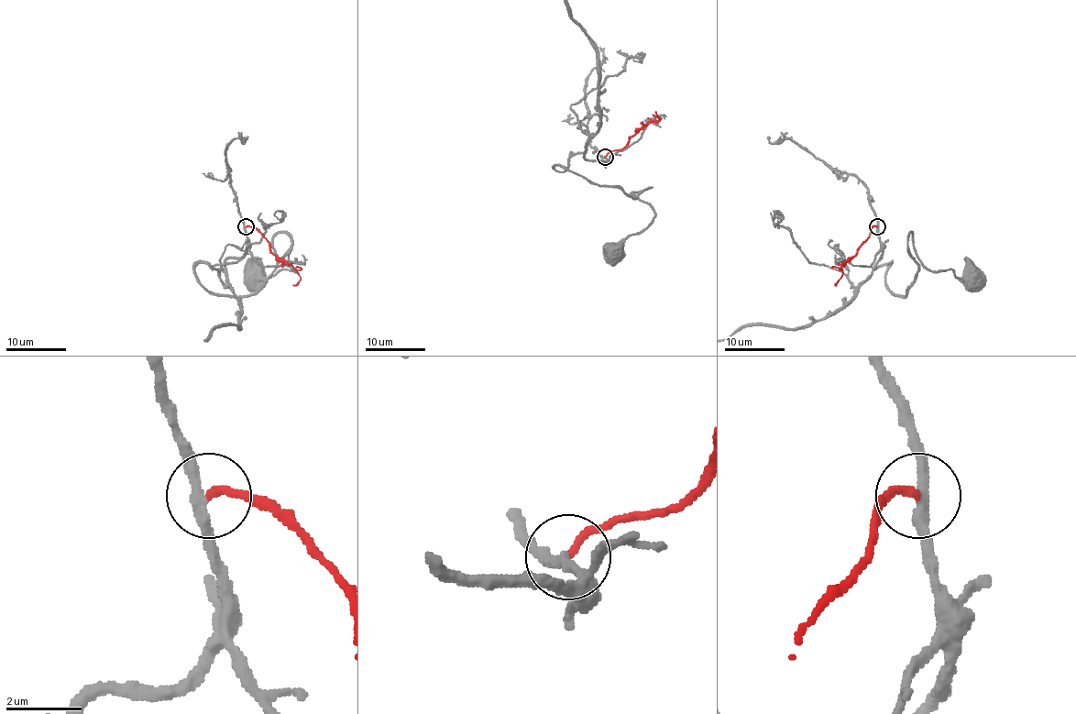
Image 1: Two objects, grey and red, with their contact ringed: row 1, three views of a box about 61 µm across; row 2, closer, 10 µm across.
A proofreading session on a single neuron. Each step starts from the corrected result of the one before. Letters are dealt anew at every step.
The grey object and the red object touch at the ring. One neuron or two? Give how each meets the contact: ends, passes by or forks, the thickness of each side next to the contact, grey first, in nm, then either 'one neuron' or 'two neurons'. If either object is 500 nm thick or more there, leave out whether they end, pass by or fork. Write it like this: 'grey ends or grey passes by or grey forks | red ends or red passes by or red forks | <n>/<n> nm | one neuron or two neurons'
grey passes by | red ends | 280/200 nm | two neurons

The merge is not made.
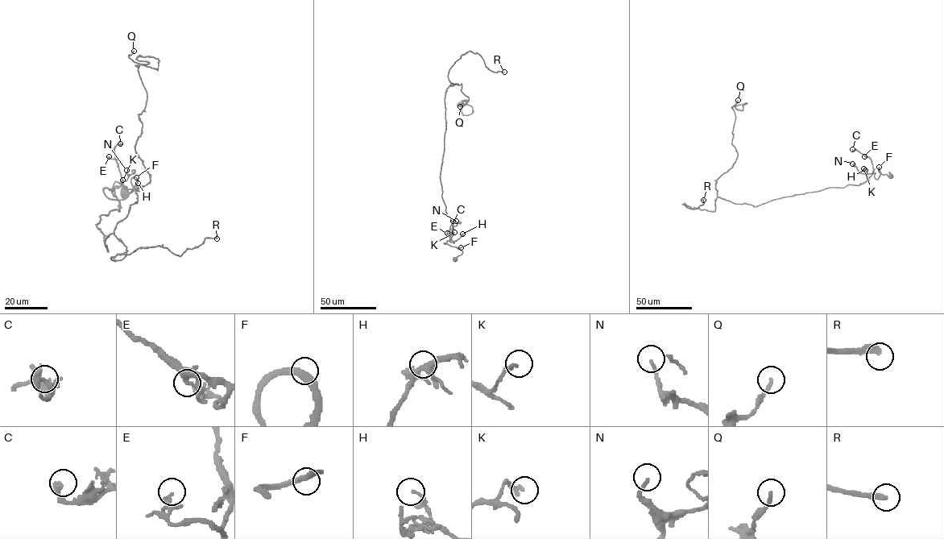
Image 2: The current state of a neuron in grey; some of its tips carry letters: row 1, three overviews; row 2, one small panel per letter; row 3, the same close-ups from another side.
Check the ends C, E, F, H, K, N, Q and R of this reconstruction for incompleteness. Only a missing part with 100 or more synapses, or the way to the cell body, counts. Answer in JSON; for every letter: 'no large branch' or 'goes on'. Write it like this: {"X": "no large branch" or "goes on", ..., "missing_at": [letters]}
{"C": "no large branch", "E": "no large branch", "F": "no large branch", "H": "no large branch", "K": "no large branch", "N": "no large branch", "Q": "no large branch", "R": "goes on", "missing_at": ["R"]}

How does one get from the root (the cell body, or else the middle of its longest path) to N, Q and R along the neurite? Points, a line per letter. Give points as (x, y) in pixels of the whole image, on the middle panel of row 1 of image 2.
N: (455, 259), (462, 251), (444, 243), (449, 240), (447, 232), (457, 225), (456, 221)
Q: (455, 259), (440, 177), (449, 85), (473, 112), (460, 106)
R: (455, 259), (440, 177), (449, 69), (471, 51), (504, 72)

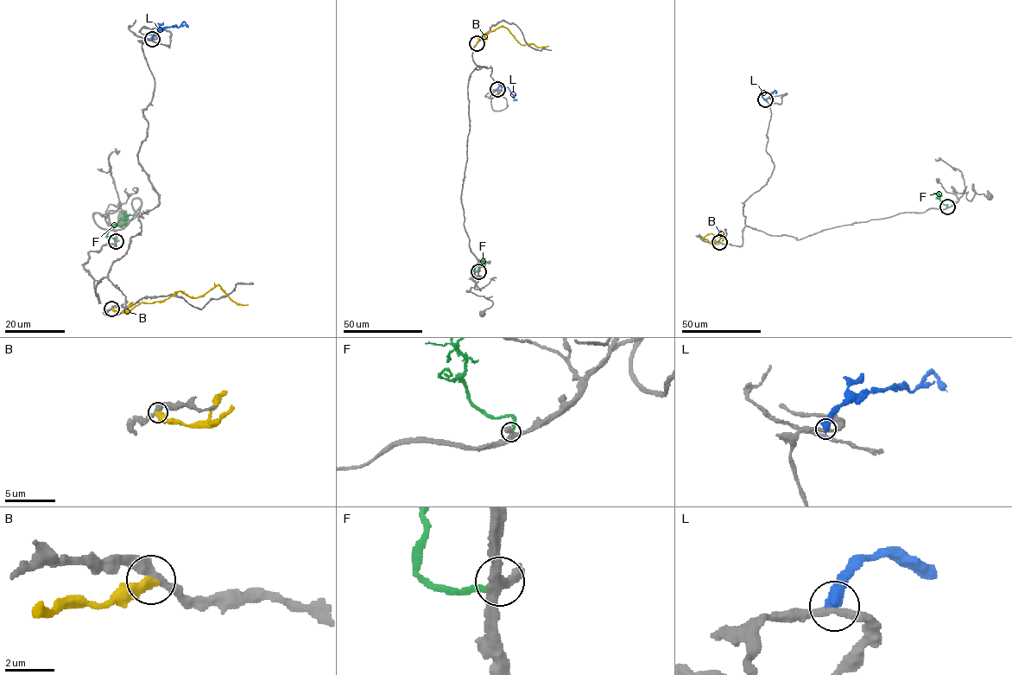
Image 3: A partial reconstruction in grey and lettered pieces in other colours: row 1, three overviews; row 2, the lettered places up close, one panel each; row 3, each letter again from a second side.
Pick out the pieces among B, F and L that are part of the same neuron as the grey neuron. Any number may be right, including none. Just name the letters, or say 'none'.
none

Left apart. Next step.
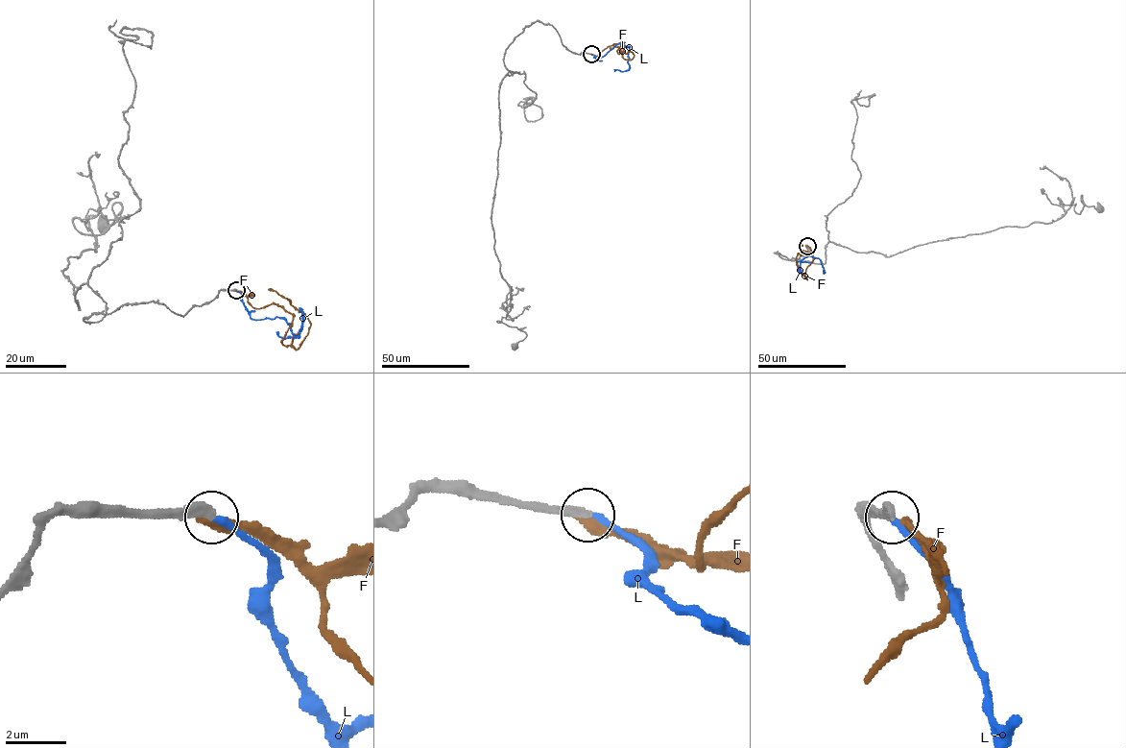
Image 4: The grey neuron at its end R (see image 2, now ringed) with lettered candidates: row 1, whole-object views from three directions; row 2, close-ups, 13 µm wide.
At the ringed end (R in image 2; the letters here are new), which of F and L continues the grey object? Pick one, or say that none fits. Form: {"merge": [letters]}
{"merge": ["L"]}

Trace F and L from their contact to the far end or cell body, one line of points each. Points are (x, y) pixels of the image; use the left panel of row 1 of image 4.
F: (235, 290), (256, 308), (274, 303), (291, 314), (282, 343), (297, 349), (310, 321), (269, 289)
L: (236, 290), (251, 319), (281, 317), (296, 337), (301, 309), (297, 334), (282, 338), (276, 331)

